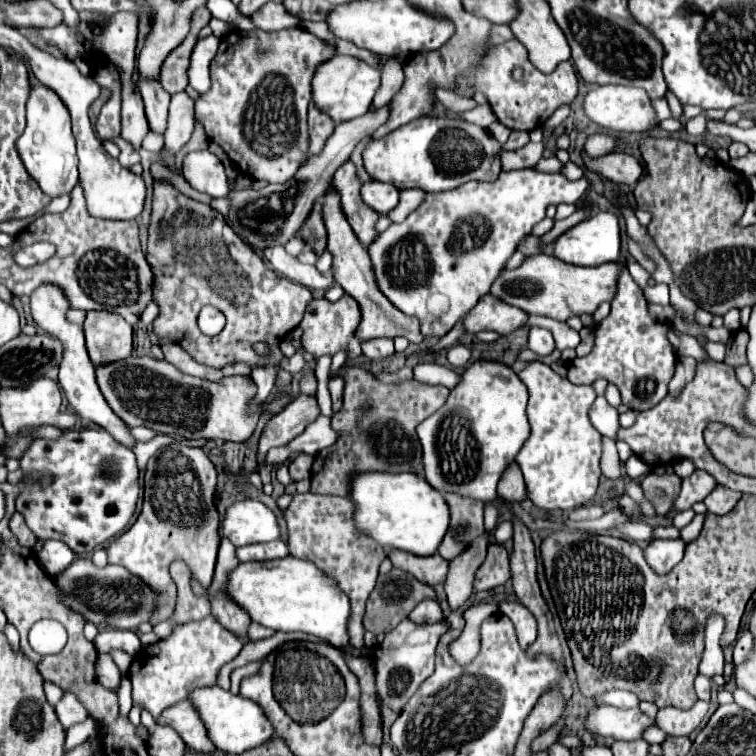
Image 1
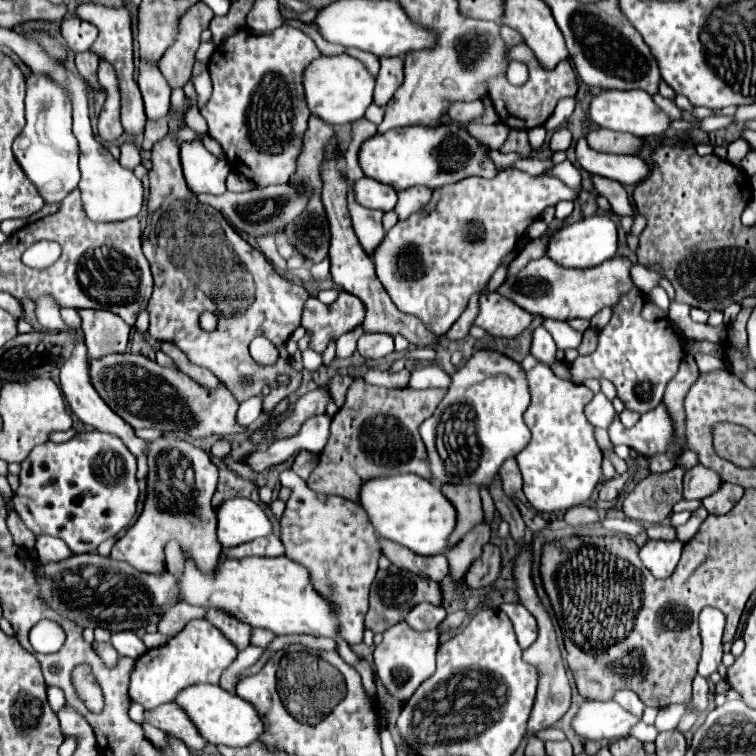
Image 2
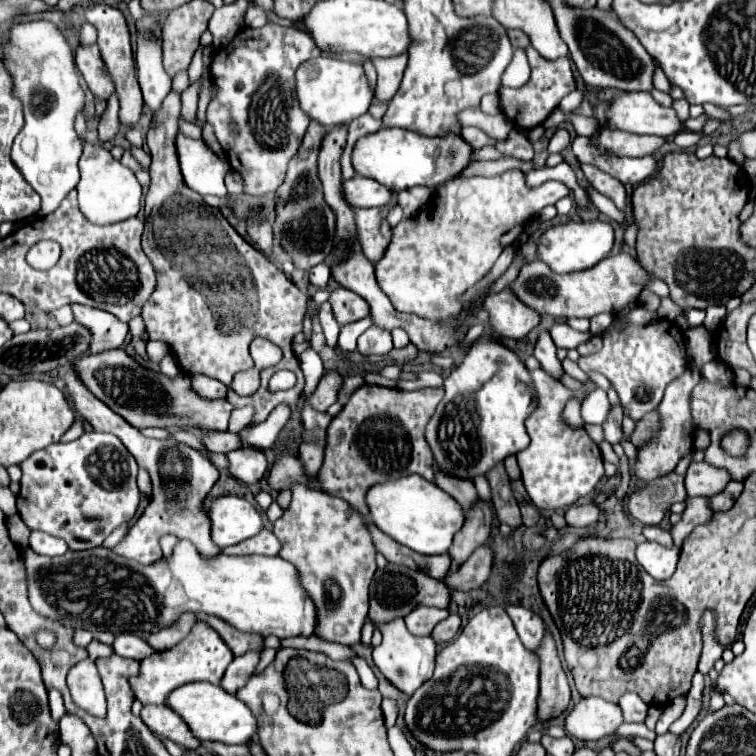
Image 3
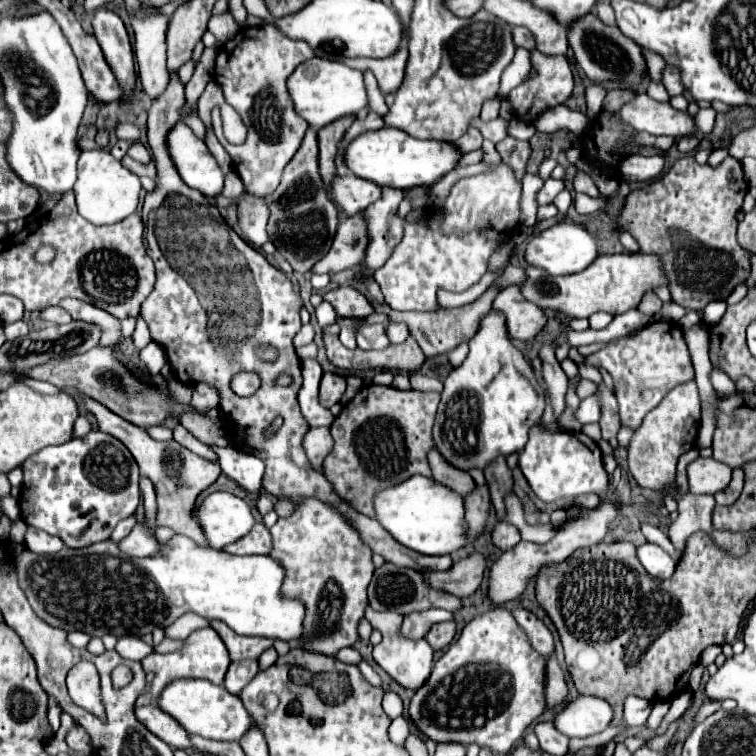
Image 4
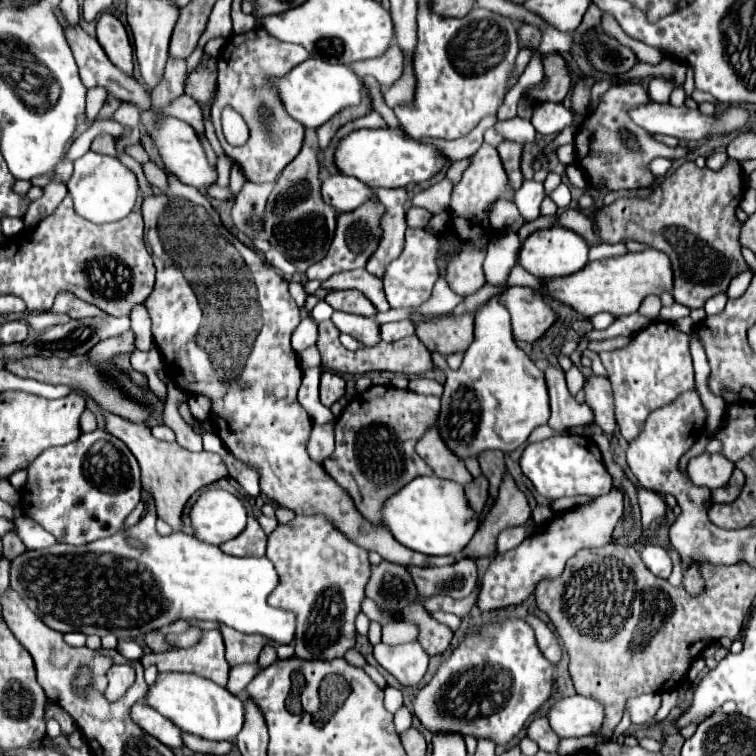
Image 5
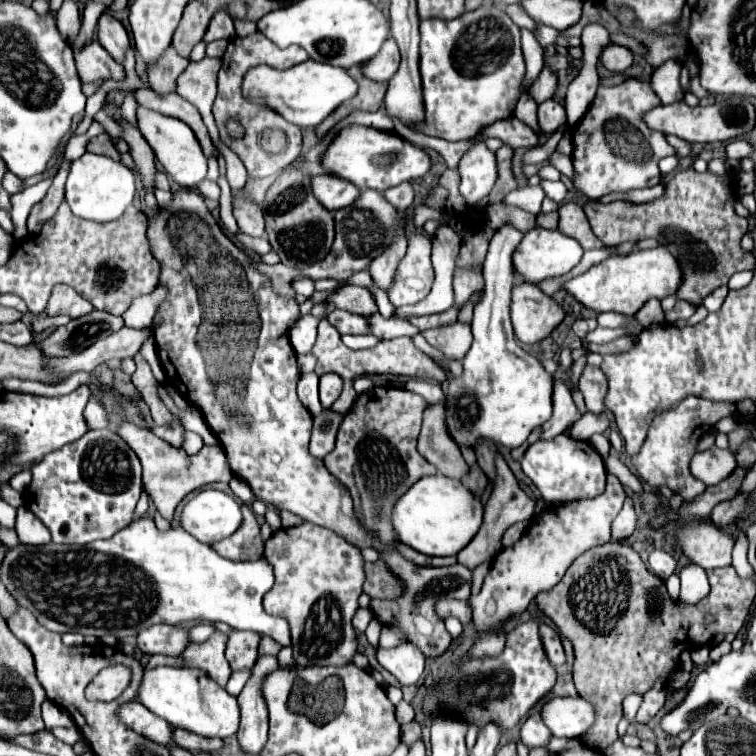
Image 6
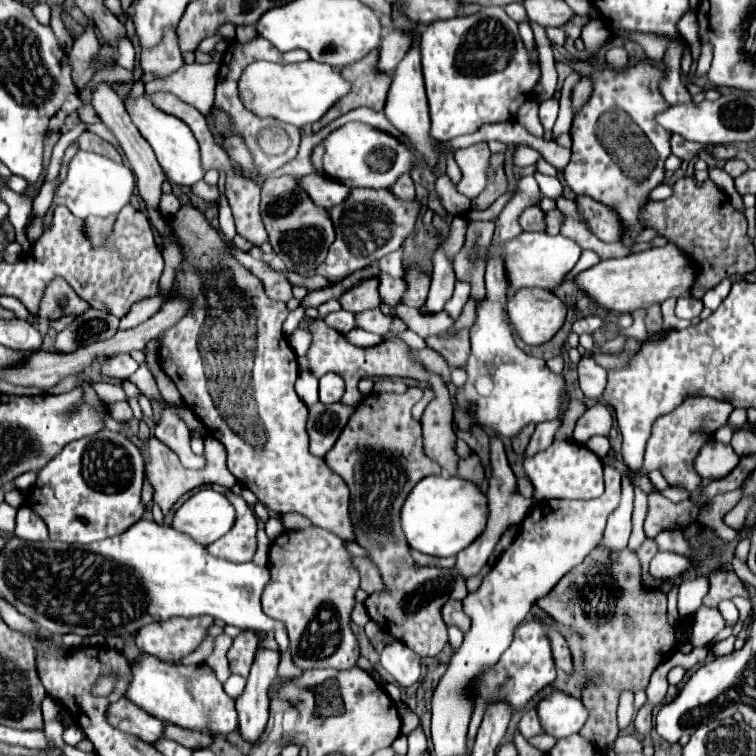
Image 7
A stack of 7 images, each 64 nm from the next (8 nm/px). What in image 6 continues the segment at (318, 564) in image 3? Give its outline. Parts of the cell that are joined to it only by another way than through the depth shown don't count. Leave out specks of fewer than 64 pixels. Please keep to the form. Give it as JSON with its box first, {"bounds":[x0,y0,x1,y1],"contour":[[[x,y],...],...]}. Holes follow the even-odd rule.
{"bounds":[264,522,366,666],"contour":[[[302,522],[276,530],[266,540],[264,558],[274,566],[276,574],[276,584],[264,596],[264,608],[270,614],[288,618],[294,660],[300,666],[310,666],[314,660],[348,664],[356,652],[352,616],[358,610],[358,598],[366,580],[362,552],[336,532]]]}

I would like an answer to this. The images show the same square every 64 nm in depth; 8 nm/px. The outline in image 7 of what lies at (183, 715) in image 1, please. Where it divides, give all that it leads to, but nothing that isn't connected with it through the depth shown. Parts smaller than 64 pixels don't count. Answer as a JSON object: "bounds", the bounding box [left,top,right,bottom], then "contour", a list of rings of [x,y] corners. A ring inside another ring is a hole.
{"bounds":[108,698,164,744],"contour":[[[120,698],[108,708],[108,720],[114,728],[134,734],[140,740],[146,740],[150,744],[158,742],[164,732],[164,722],[150,716],[142,708],[138,708],[134,702]]]}

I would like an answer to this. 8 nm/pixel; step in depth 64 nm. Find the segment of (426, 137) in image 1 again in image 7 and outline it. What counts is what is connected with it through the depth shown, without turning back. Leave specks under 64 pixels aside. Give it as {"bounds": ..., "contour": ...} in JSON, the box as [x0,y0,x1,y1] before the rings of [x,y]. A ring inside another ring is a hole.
{"bounds":[312,122,418,188],"contour":[[[348,122],[346,126],[334,130],[322,146],[314,148],[312,162],[318,172],[348,184],[350,188],[392,188],[402,174],[416,168],[418,158],[398,138],[362,122]]]}

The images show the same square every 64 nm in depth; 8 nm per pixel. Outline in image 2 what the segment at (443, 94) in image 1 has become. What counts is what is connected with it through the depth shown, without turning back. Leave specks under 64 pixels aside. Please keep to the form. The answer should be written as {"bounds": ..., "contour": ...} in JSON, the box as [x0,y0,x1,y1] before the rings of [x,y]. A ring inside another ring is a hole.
{"bounds":[448,100,484,124],"contour":[[[474,100],[474,102],[454,102],[450,104],[448,108],[448,116],[458,122],[458,124],[468,124],[474,116],[478,116],[482,112],[484,104],[480,100]]]}

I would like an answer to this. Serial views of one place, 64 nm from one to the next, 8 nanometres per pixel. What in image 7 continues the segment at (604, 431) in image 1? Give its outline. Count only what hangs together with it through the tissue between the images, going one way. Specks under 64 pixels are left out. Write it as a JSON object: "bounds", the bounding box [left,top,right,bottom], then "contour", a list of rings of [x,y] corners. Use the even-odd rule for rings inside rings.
{"bounds":[524,394,570,456],"contour":[[[564,394],[564,396],[562,396],[562,404],[560,404],[560,414],[558,414],[558,418],[550,420],[550,422],[542,422],[542,424],[536,426],[536,432],[534,432],[532,440],[530,440],[530,444],[528,444],[526,452],[524,452],[524,456],[532,456],[532,454],[536,454],[536,452],[540,452],[540,450],[544,450],[544,448],[548,448],[548,446],[552,444],[554,434],[556,434],[558,428],[562,426],[562,418],[564,418],[564,414],[566,414],[566,410],[568,410],[568,404],[570,404],[570,398],[568,398],[568,394]]]}

